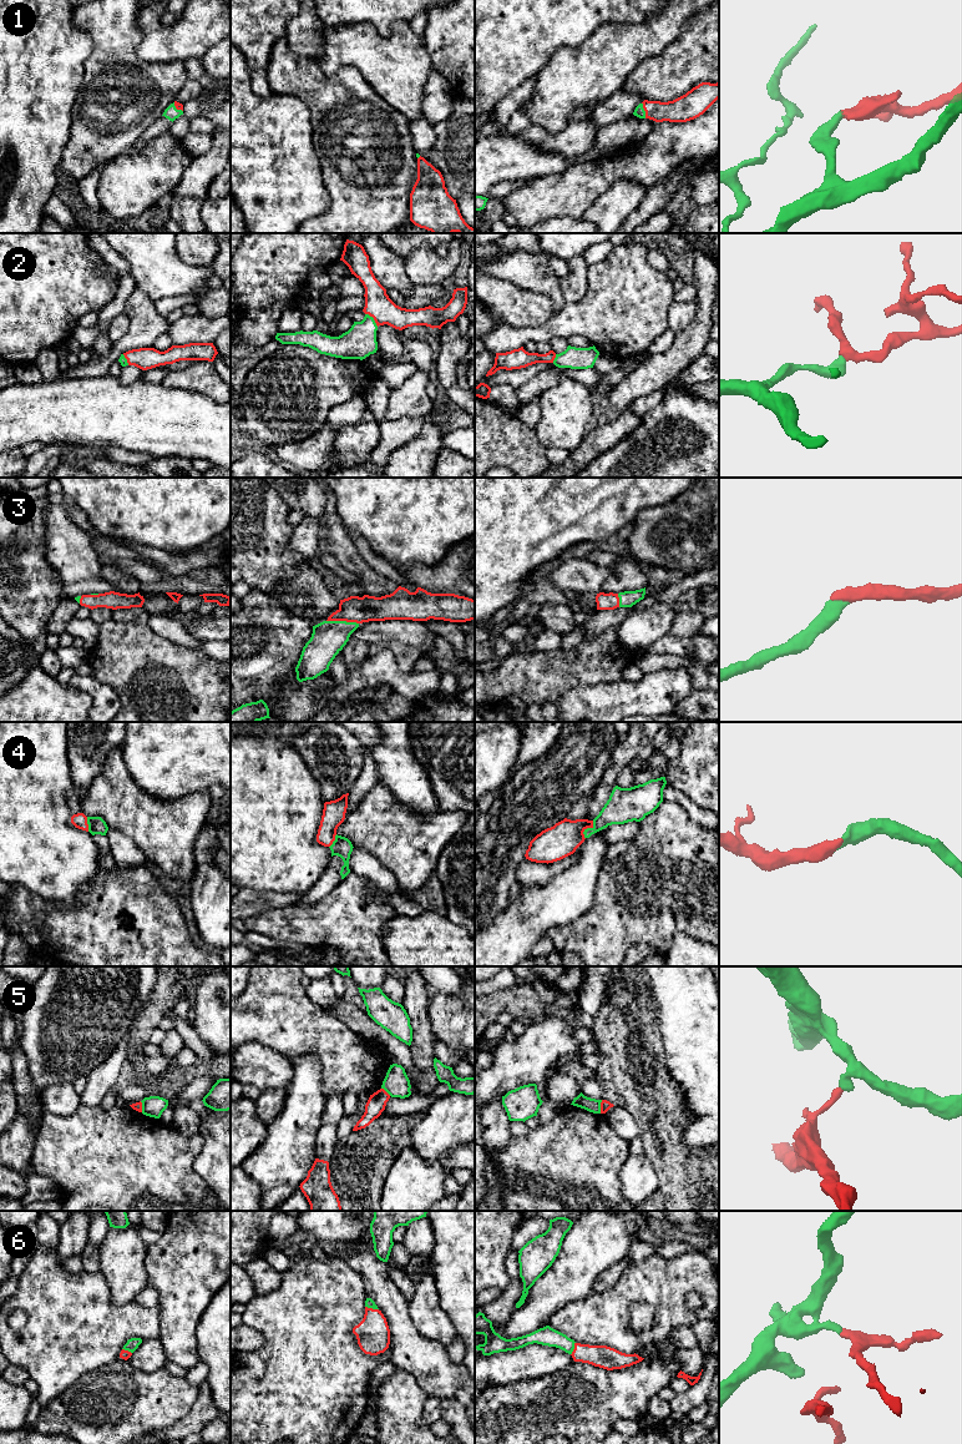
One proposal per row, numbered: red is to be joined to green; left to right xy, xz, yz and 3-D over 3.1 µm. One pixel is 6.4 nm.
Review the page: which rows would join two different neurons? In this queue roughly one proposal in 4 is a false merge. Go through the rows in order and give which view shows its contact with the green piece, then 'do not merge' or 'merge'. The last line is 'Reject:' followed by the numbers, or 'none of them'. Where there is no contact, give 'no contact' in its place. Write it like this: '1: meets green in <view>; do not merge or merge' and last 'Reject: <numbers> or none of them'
1: meets green in yz; merge
2: meets green in xz; merge
3: meets green in xz; merge
4: meets green in yz; merge
5: meets green in yz; do not merge
6: meets green in xz; merge
Reject: 5

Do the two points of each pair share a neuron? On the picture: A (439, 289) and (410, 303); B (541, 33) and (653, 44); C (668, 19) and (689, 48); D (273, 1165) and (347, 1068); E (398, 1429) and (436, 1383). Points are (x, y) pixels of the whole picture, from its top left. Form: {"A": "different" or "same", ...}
{"A": "same", "B": "different", "C": "different", "D": "different", "E": "different"}

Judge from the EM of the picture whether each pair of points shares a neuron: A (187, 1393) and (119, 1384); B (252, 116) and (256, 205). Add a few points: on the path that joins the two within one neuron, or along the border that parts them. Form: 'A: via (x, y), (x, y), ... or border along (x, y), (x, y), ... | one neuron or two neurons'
A: via (170, 1393), (143, 1393), (136, 1387) | one neuron
B: via (252, 139), (254, 149), (254, 182) | one neuron

